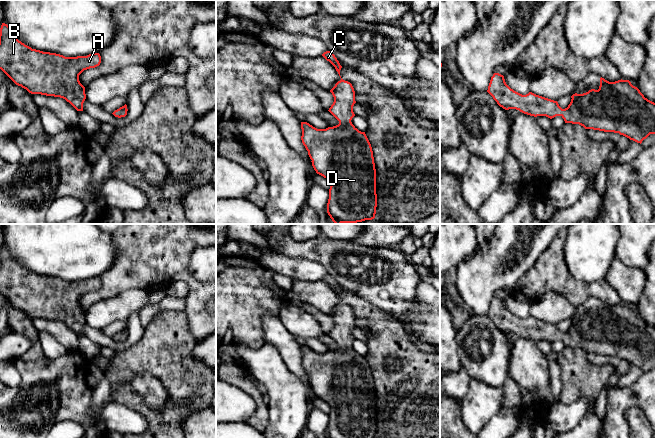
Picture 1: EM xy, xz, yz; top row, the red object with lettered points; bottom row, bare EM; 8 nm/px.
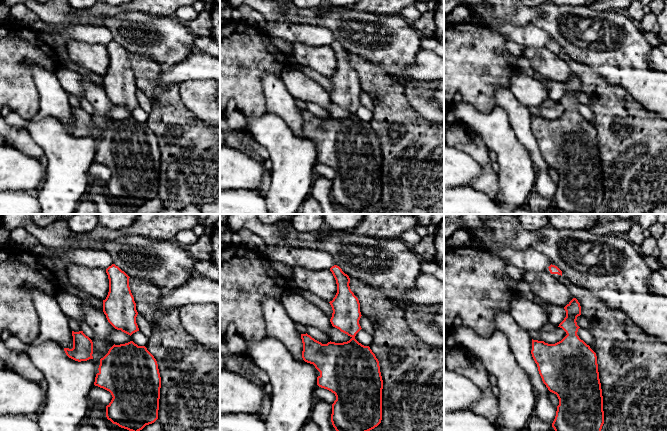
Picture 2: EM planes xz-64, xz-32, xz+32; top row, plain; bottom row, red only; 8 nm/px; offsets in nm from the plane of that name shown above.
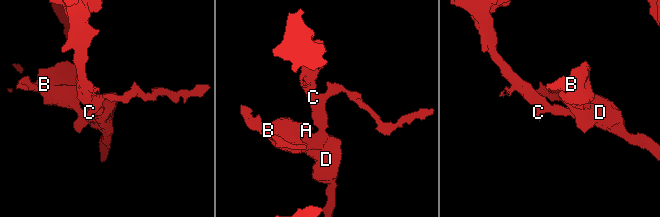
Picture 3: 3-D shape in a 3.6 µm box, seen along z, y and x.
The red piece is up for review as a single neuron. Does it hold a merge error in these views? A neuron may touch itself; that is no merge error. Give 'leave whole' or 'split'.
leave whole

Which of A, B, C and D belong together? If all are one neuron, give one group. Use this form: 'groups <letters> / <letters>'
groups A B C D

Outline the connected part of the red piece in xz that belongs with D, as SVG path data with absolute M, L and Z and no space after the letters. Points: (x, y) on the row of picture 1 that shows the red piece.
M341 78L330 90L334 102L329 112L339 124L326 129L317 129L301 122L301 140L317 174L331 183L327 213L335 224L357 223L375 218L377 207L376 169L371 144L365 132L359 131L351 122L355 116L353 106L355 91L352 84Z

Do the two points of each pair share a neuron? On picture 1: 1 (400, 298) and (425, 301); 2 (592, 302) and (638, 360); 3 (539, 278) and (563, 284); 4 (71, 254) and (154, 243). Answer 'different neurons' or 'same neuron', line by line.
1: different neurons
2: same neuron
3: same neuron
4: different neurons

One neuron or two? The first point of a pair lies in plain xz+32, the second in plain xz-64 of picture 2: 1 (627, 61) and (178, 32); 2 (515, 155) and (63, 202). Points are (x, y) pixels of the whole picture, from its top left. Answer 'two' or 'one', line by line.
1: one
2: one

